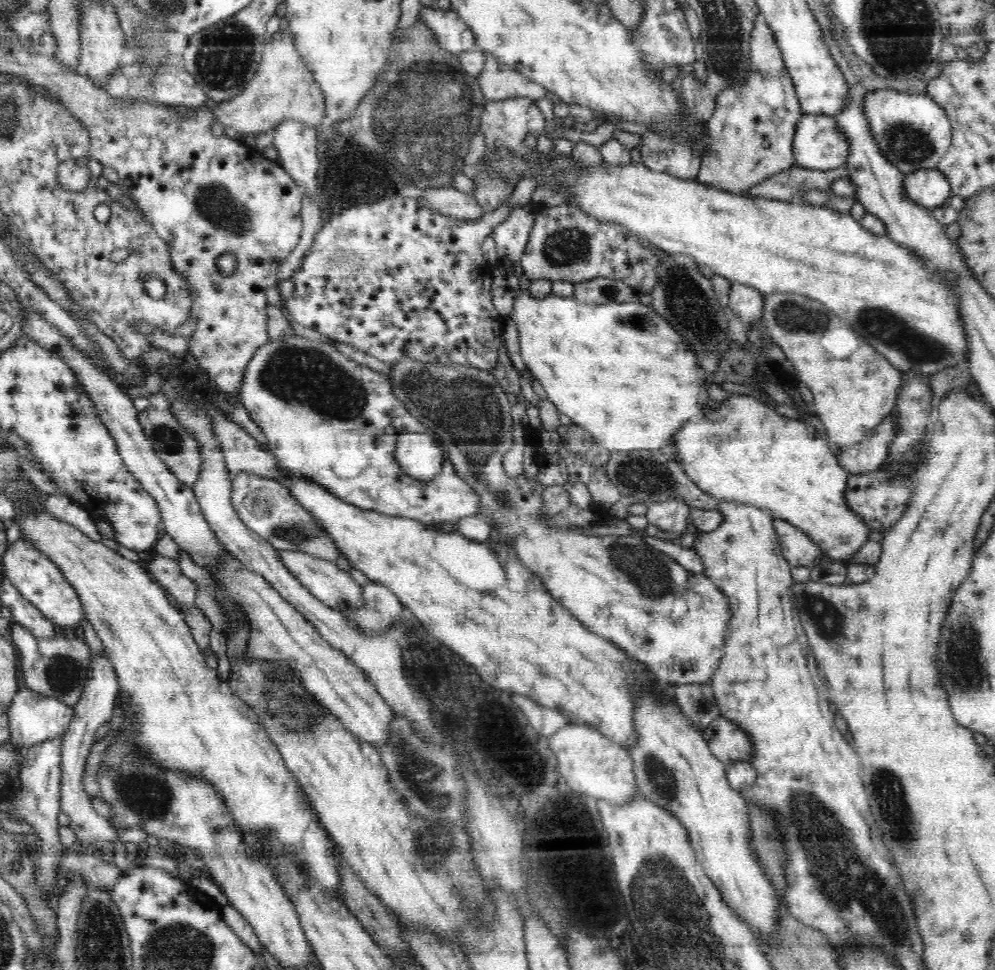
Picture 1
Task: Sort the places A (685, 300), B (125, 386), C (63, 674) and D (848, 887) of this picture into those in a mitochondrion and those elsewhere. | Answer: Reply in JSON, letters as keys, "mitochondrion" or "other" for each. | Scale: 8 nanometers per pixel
{"A":"mitochondrion","B":"other","C":"mitochondrion","D":"mitochondrion"}

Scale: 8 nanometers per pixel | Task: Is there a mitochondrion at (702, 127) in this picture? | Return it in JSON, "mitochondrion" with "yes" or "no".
{"mitochondrion":"no"}

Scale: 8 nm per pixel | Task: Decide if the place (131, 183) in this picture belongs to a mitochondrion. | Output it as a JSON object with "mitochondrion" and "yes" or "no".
{"mitochondrion":"no"}

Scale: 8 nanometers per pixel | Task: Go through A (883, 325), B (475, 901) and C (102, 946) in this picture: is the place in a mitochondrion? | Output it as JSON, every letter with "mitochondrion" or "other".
{"A":"mitochondrion","B":"mitochondrion","C":"mitochondrion"}

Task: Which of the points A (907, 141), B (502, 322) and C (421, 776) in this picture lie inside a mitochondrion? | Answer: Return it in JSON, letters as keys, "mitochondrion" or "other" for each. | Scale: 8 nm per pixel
{"A":"mitochondrion","B":"other","C":"mitochondrion"}

